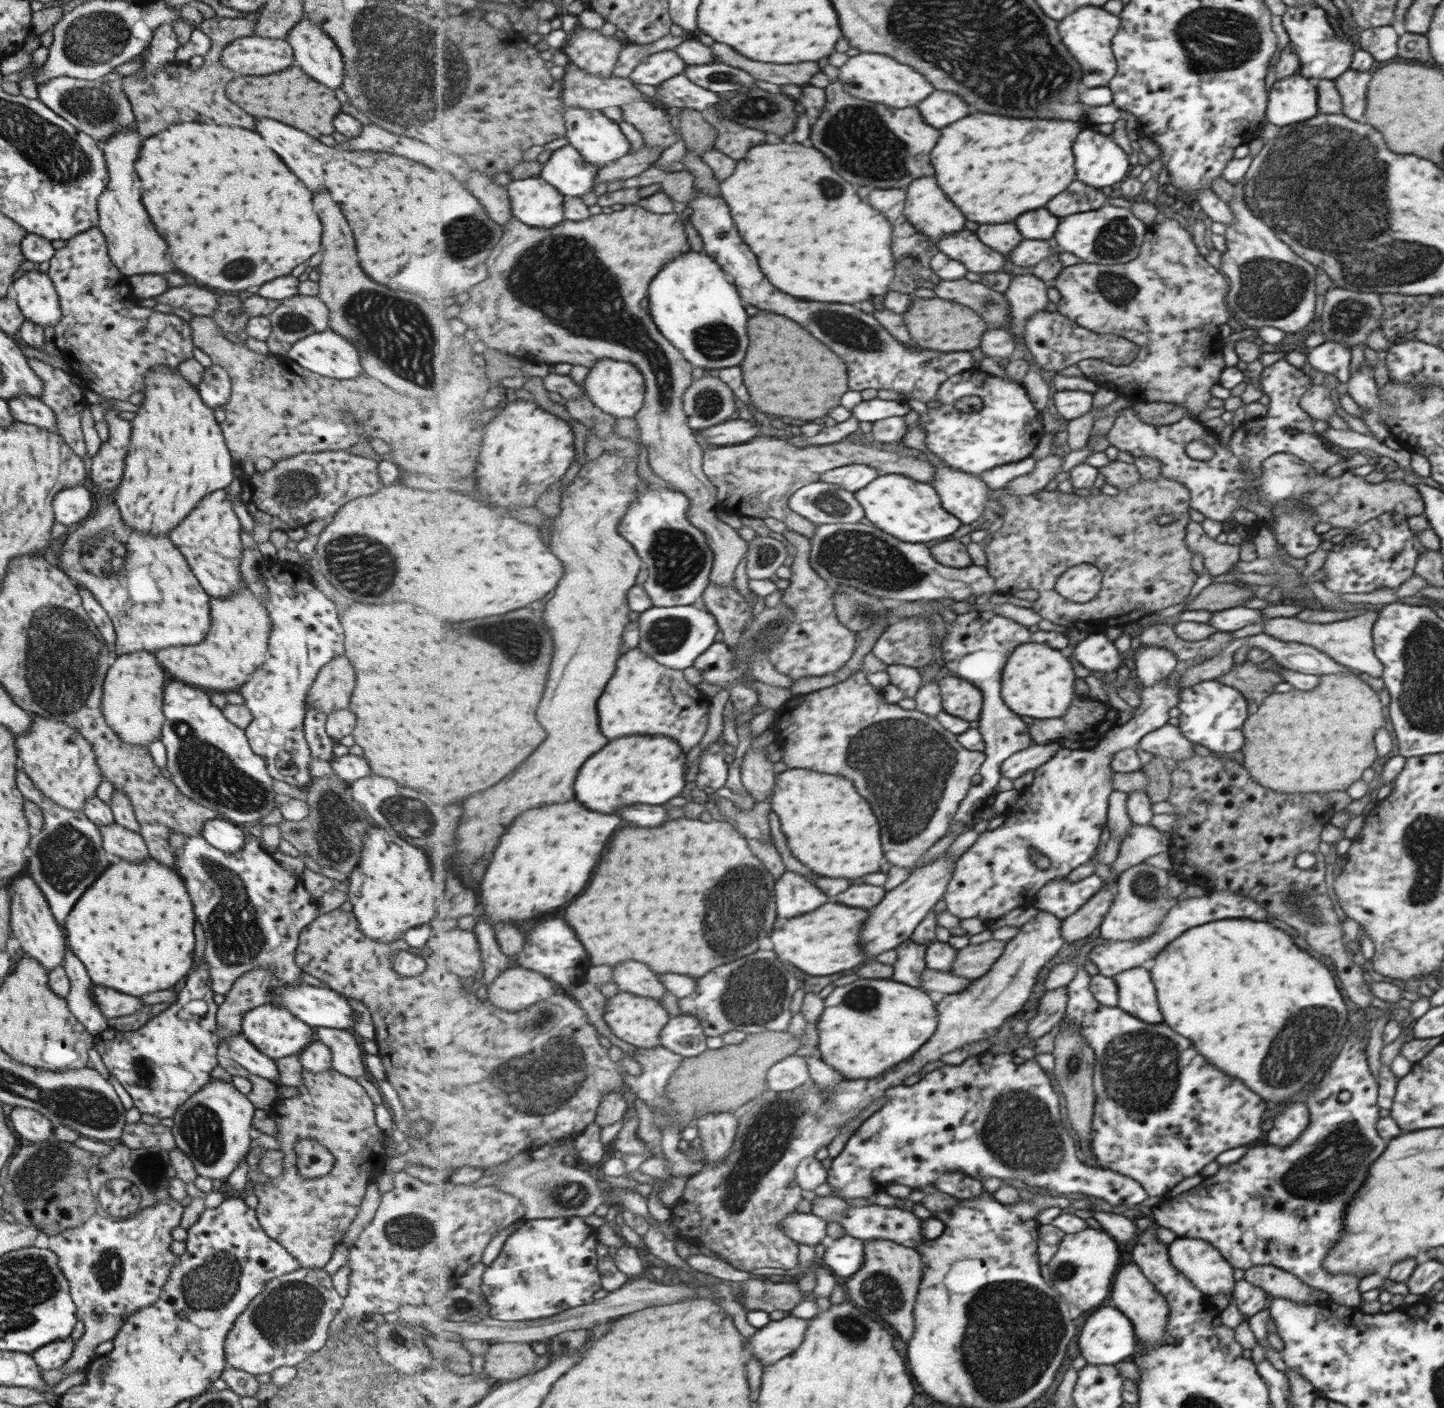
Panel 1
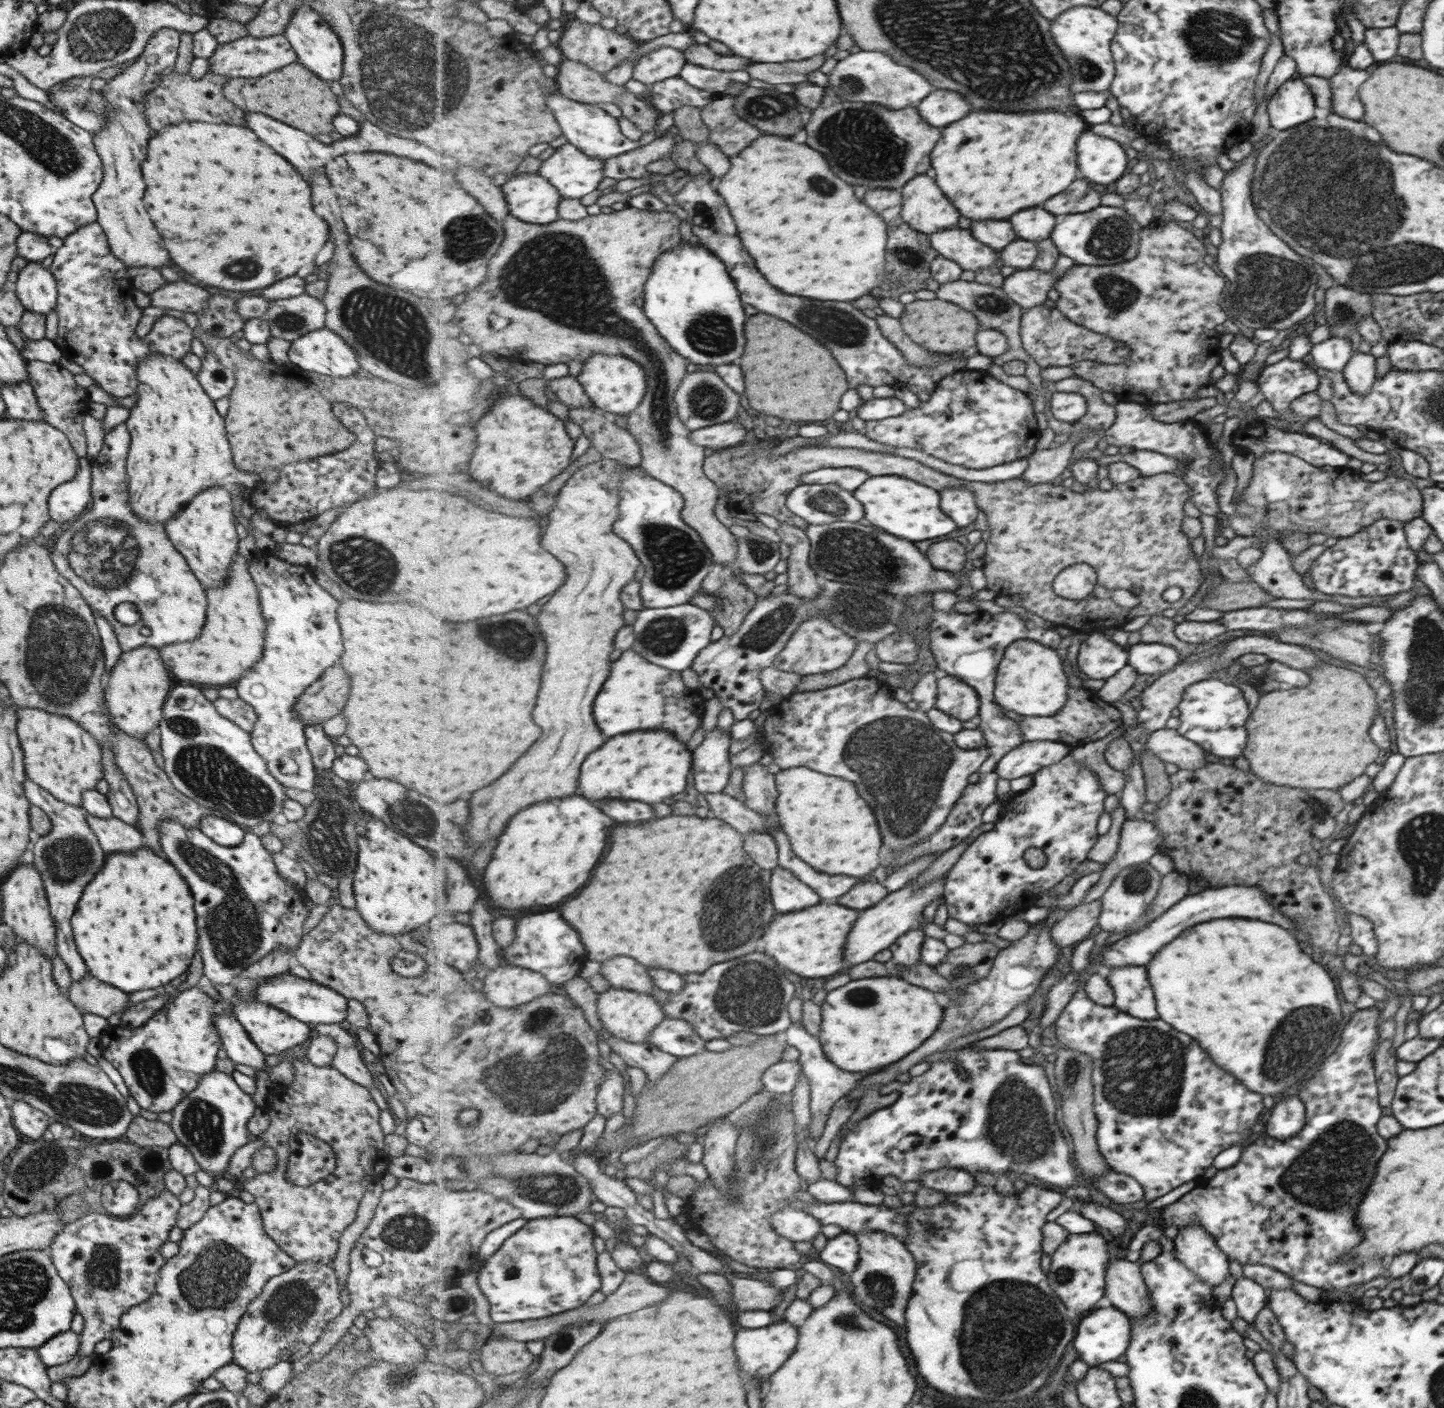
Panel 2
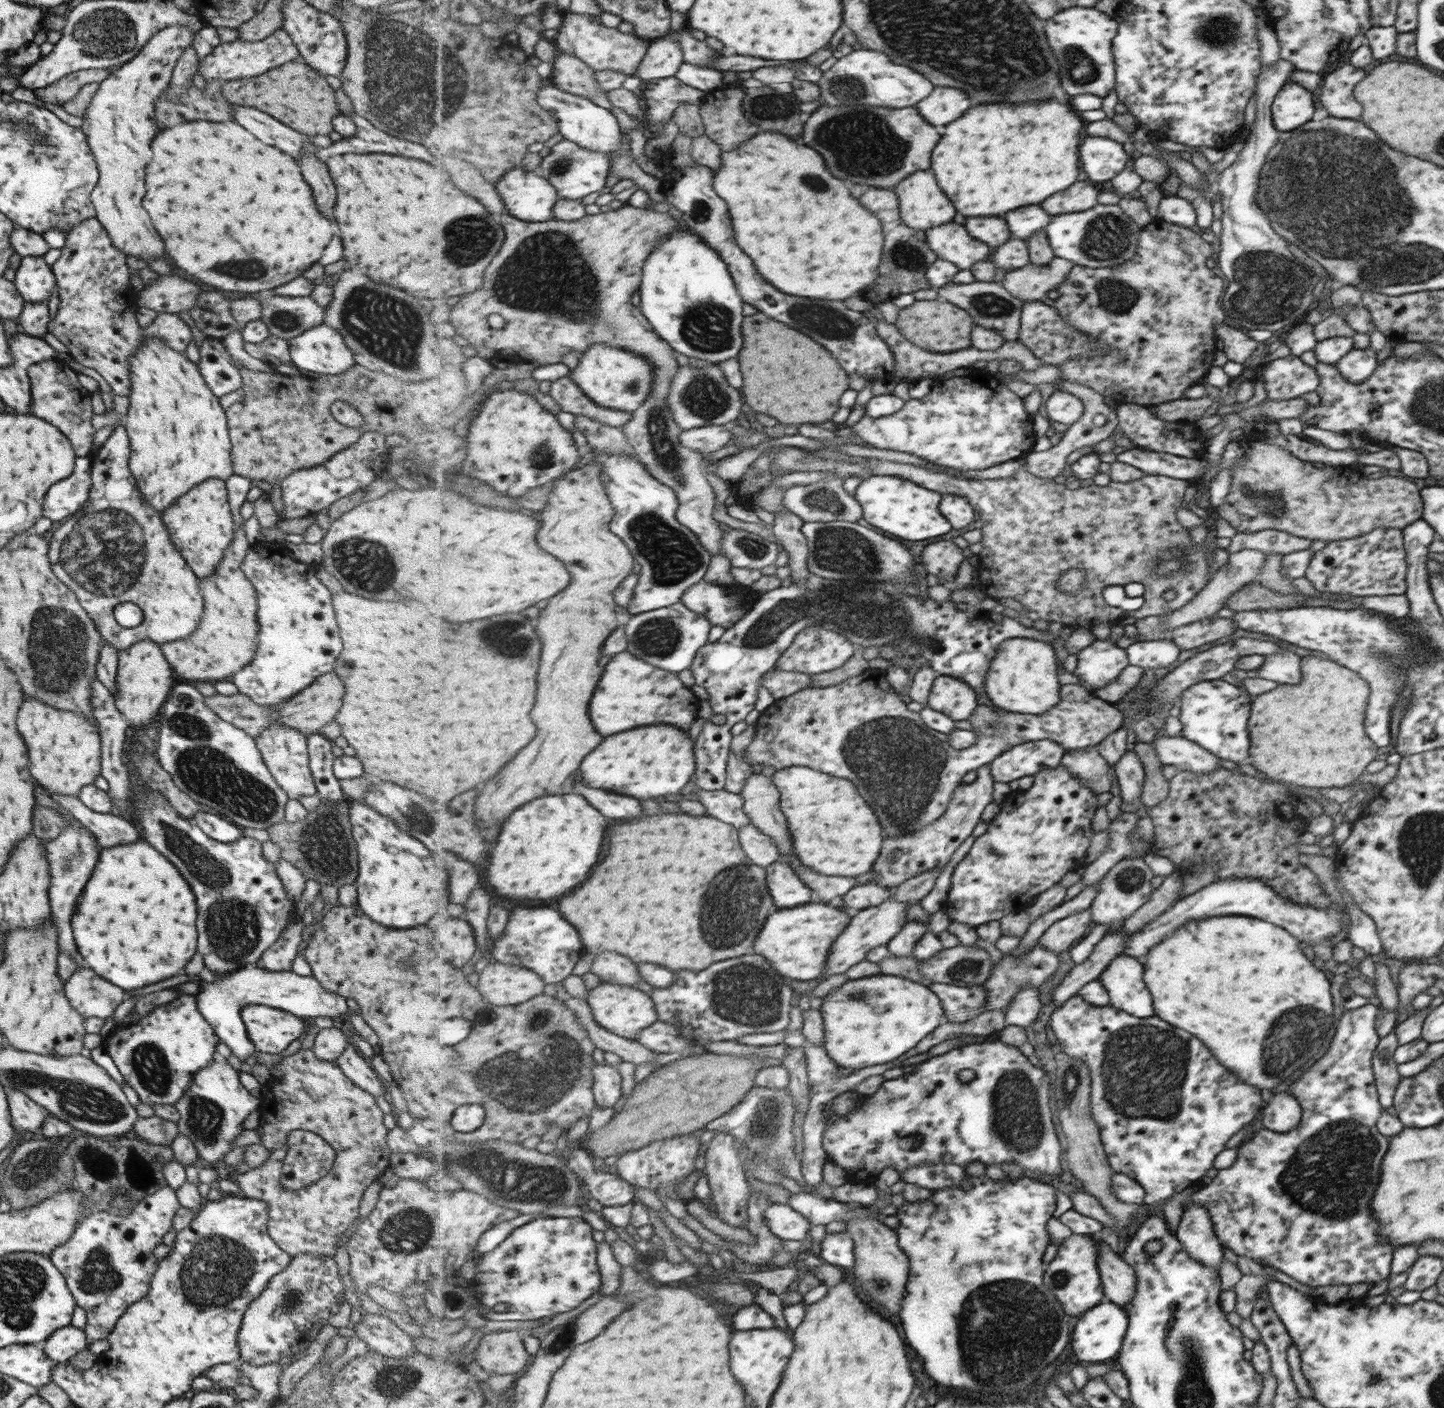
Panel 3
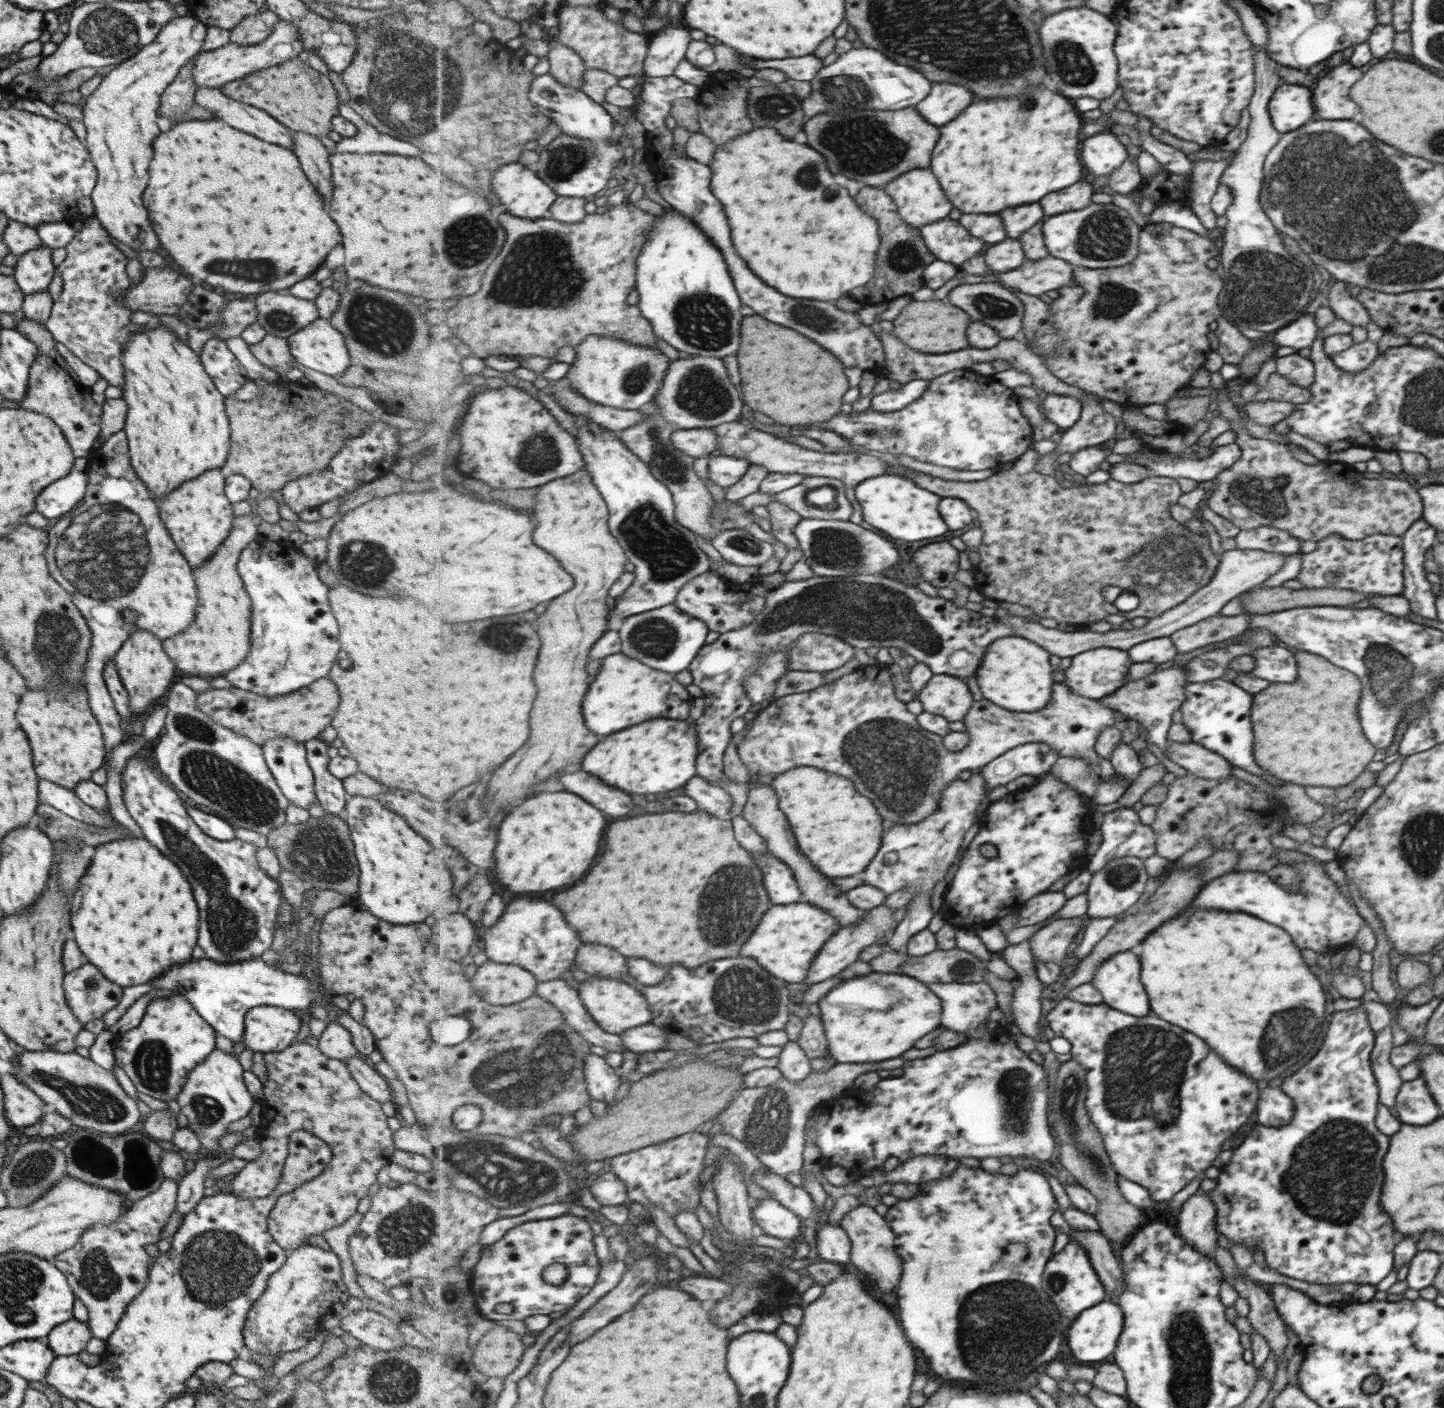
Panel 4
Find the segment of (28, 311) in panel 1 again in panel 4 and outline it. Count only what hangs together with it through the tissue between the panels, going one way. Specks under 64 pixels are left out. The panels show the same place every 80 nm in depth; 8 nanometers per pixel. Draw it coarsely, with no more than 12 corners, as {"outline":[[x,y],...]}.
{"outline":[[51,249],[19,255],[13,280],[23,295],[45,291],[54,274]]}

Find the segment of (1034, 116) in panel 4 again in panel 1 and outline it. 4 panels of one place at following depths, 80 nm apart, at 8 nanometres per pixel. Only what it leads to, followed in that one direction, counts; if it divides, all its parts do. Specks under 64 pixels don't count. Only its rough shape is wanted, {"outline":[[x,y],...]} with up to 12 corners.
{"outline":[[981,112],[931,154],[939,186],[1005,224],[1077,180],[1083,124]]}

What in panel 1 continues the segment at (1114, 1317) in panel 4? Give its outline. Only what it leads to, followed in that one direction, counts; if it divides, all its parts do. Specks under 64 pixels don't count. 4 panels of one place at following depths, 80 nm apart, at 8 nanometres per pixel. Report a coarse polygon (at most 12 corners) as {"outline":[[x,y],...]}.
{"outline":[[1099,1308],[1081,1328],[1078,1346],[1089,1363],[1131,1357],[1129,1319]]}

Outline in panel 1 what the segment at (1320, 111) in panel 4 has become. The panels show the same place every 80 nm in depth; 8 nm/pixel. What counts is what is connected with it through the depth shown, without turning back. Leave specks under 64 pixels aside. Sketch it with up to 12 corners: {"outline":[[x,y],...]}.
{"outline":[[1367,71],[1335,78],[1341,114],[1359,120],[1365,110]]}

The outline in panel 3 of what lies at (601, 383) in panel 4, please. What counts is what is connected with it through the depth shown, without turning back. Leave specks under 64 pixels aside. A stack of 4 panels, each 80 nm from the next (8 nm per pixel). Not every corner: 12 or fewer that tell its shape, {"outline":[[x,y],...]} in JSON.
{"outline":[[591,344],[570,377],[602,407],[634,412],[654,390],[648,358]]}

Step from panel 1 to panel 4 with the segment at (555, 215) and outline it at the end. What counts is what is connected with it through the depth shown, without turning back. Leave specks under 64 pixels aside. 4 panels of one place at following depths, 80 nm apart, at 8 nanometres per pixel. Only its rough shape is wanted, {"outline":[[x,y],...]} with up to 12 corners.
{"outline":[[520,161],[491,190],[511,215],[546,219],[558,191]]}

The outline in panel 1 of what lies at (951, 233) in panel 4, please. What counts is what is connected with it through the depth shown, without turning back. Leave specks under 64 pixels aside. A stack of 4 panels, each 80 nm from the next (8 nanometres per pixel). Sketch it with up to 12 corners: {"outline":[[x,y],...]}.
{"outline":[[971,230],[949,234],[940,252],[972,273],[1003,272],[1003,254]]}

